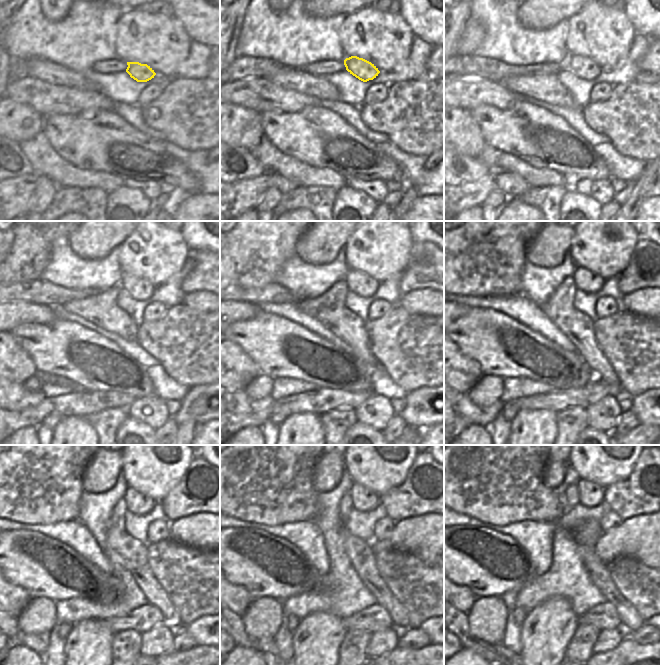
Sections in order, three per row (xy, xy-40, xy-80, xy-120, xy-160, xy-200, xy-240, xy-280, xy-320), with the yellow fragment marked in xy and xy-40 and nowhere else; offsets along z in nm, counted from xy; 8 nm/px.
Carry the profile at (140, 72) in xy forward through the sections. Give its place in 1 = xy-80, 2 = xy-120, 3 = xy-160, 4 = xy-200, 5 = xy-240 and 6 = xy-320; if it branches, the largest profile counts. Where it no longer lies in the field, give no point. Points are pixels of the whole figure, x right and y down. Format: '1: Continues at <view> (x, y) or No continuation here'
1: Continues at xy-80 (585, 68)
2: Continues at xy-120 (140, 289)
3: Continues at xy-160 (360, 283)
4: Continues at xy-200 (582, 279)
5: Continues at xy-240 (136, 502)
6: Continues at xy-320 (588, 494)

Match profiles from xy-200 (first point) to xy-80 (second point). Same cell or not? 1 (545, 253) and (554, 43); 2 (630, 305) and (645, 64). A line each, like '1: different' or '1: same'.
1: different
2: different

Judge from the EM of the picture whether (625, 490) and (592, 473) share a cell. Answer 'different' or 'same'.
different

